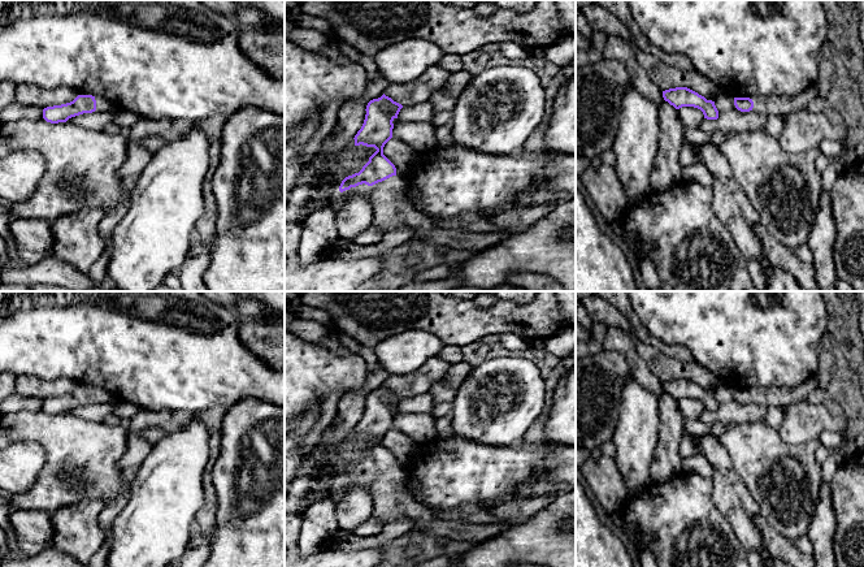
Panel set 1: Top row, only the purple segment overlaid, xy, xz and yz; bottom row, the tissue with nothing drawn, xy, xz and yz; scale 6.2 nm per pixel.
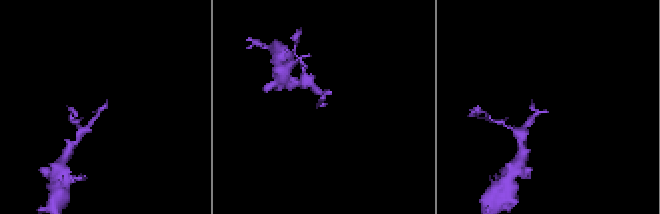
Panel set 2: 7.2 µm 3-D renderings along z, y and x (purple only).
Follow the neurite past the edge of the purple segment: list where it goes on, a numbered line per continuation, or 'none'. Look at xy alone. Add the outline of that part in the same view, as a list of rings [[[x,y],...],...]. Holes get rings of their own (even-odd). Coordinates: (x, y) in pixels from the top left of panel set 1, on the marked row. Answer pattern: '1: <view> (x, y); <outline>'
1: xy (101, 104); [[[95,98],[96,100],[96,111],[95,112],[101,112],[109,108],[113,108],[113,104],[109,103],[108,100],[103,99],[103,98]]]

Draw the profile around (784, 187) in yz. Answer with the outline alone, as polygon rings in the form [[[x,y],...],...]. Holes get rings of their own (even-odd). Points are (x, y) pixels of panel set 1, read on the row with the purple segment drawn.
[[[761,129],[733,133],[718,144],[718,150],[730,164],[739,187],[767,231],[790,250],[807,243],[822,191],[821,173],[816,169],[820,148],[790,153],[781,147],[778,138]]]

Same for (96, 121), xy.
[[[109,108],[101,112],[83,113],[75,117],[69,118],[66,122],[94,130],[94,131],[104,131],[104,127],[114,122],[116,113],[118,108]]]

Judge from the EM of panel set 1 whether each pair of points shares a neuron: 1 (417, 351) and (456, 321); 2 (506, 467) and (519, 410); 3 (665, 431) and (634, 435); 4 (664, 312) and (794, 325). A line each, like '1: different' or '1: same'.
1: different
2: different
3: different
4: same

